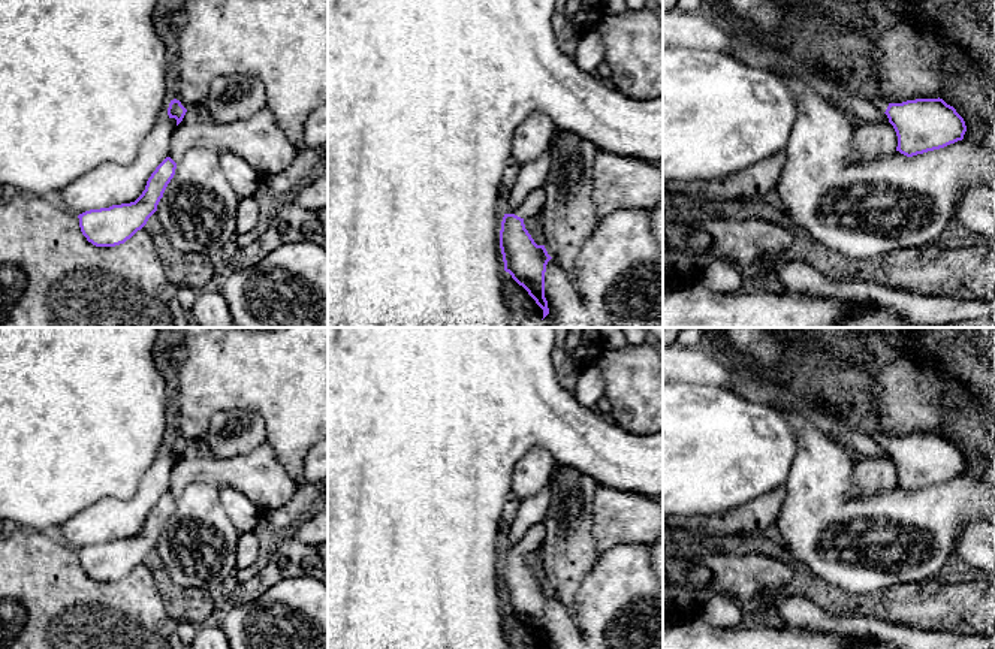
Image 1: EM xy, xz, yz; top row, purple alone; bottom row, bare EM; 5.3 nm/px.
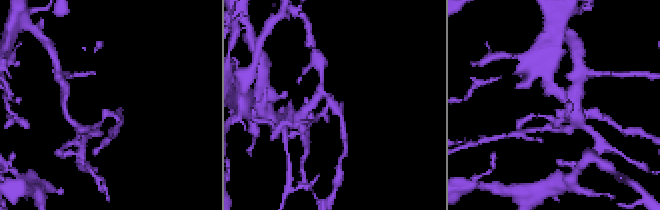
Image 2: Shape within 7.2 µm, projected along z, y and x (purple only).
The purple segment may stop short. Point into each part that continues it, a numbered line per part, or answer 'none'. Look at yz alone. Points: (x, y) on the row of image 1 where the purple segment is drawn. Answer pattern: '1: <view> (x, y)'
1: yz (876, 99)

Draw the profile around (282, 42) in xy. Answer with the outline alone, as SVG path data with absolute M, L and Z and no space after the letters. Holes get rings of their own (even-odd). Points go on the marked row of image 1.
M184 0L187 22L180 33L178 49L180 61L174 73L174 99L192 105L203 105L211 84L221 75L251 75L262 81L269 108L280 129L286 133L293 147L304 150L304 124L308 115L320 105L328 102L328 0Z

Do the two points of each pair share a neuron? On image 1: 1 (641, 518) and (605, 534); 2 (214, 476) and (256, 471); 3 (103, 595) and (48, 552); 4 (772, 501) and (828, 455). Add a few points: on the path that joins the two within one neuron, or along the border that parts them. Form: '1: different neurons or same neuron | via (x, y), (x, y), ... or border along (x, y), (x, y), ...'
1: same neuron | via (632, 518), (621, 518), (614, 525)
2: same neuron | via (225, 473), (246, 473)
3: same neuron | via (90, 594), (62, 566)
4: different neurons | border along (787, 486), (787, 495), (775, 521)

